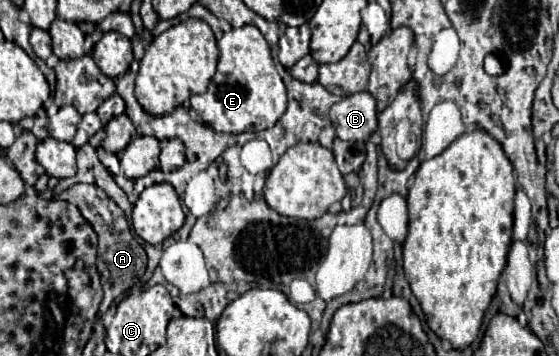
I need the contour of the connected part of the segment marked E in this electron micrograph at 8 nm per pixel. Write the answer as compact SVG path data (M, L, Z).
M241 26L223 34L217 42L219 64L209 90L201 96L191 96L191 108L217 132L241 134L261 132L271 128L287 110L287 90L275 70L271 50L257 26Z

